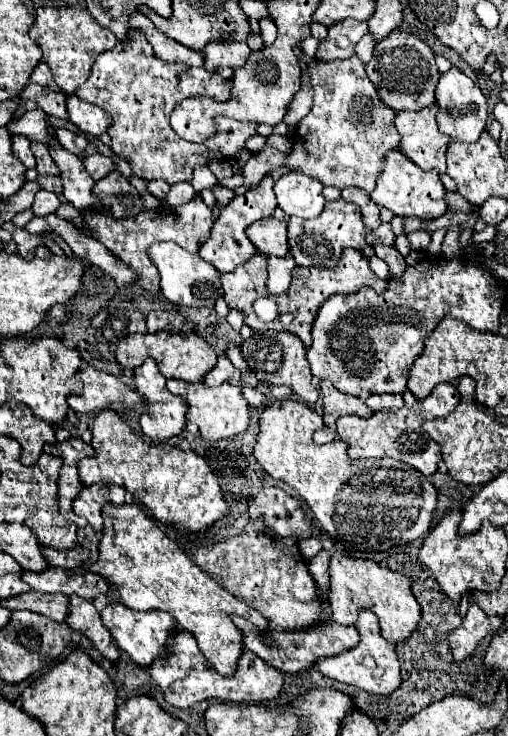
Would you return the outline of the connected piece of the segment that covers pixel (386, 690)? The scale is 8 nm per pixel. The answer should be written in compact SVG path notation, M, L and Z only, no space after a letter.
M359 610L359 618L355 622L355 628L359 630L359 644L353 646L351 650L345 650L343 654L329 656L329 658L319 658L317 668L321 674L327 678L339 680L353 684L369 694L381 694L387 696L401 684L401 674L399 674L399 662L395 656L395 646L389 644L381 634L379 634L379 622L371 610Z

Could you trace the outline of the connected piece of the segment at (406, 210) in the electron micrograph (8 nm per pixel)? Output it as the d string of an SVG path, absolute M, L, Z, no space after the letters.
M395 148L385 158L385 168L377 178L377 188L371 192L371 200L381 208L389 208L395 216L403 216L403 218L417 216L419 220L433 220L447 210L443 194L445 194L445 188L439 180L437 170L425 172L417 168L399 148Z

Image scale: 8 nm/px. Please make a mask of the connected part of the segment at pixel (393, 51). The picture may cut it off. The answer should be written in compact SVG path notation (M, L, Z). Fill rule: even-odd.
M399 28L375 46L373 58L367 64L367 76L377 86L377 92L383 98L383 102L397 112L421 110L435 102L433 90L439 80L439 70L433 60L433 50L423 40Z

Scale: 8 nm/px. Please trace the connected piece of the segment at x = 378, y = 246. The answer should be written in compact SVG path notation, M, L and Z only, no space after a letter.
M375 240L375 242L373 242L373 248L375 248L375 254L389 264L391 276L401 276L401 274L403 274L403 270L407 268L407 264L405 264L403 256L397 252L397 248L385 246L381 240Z

